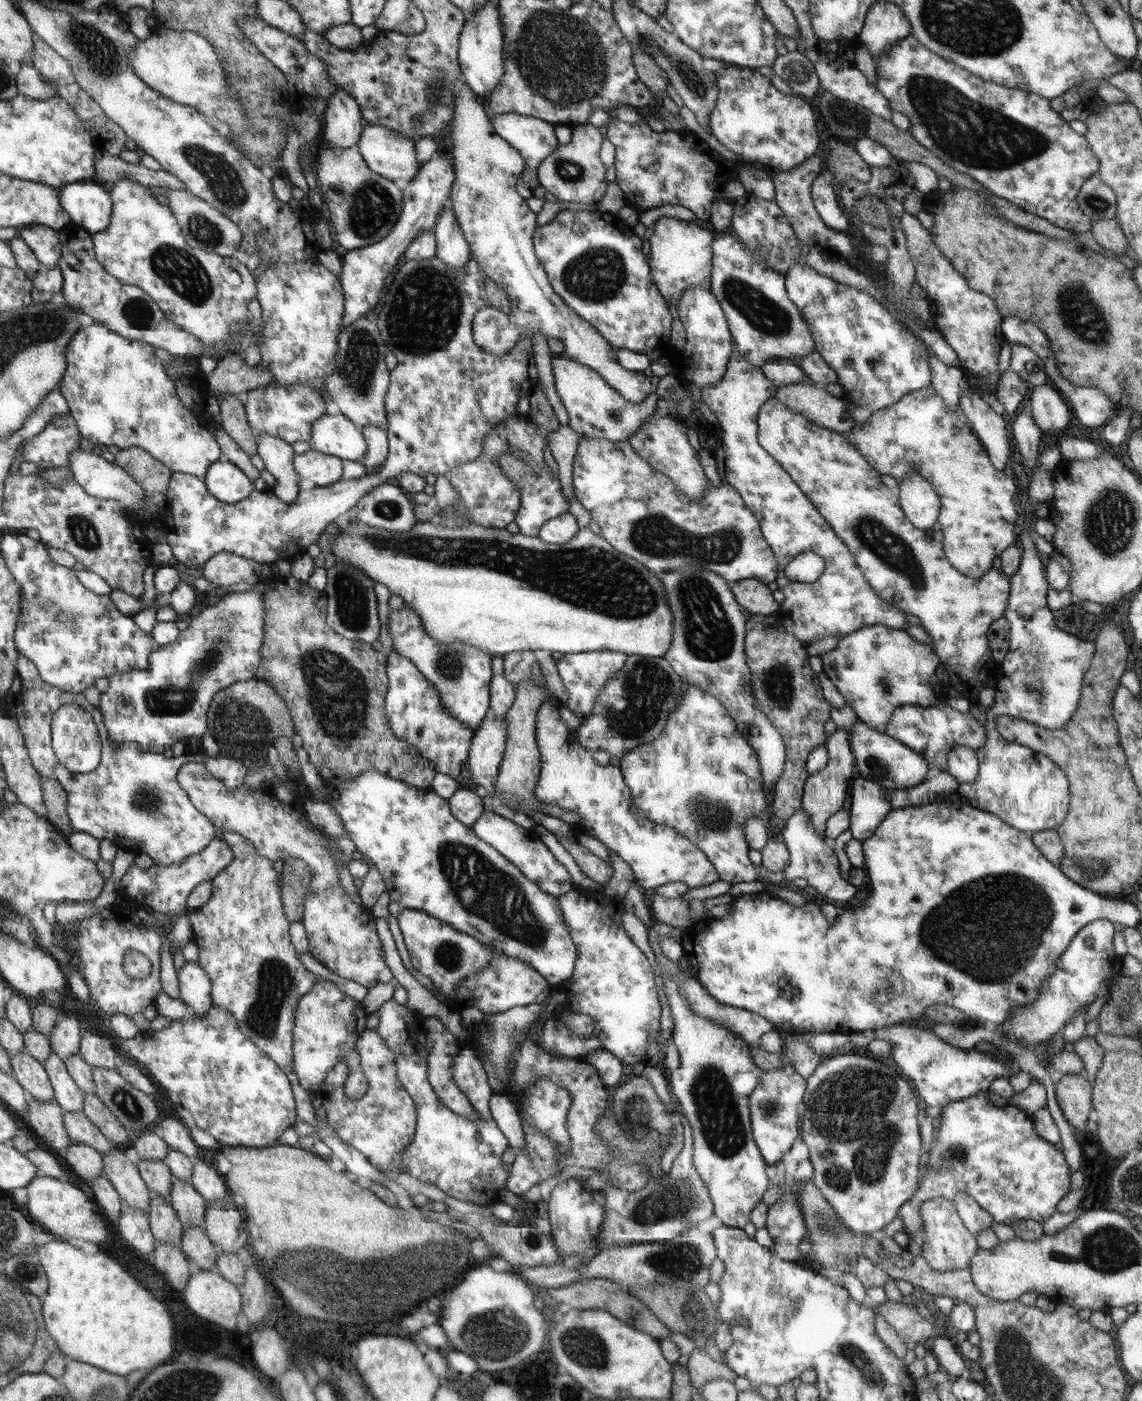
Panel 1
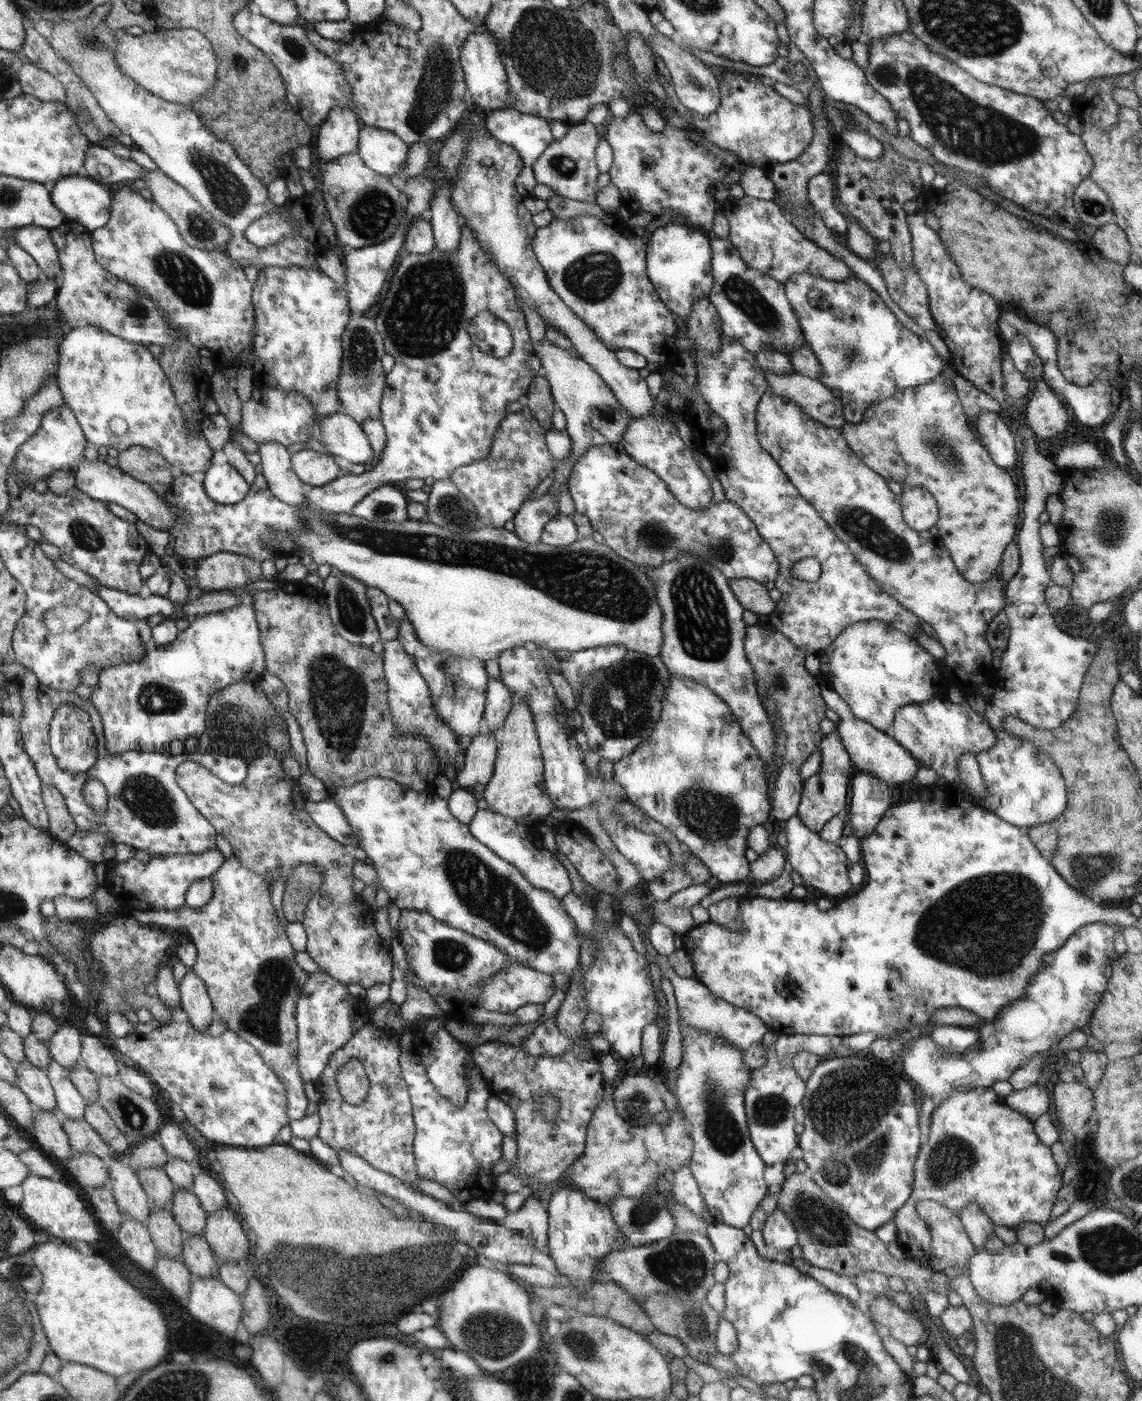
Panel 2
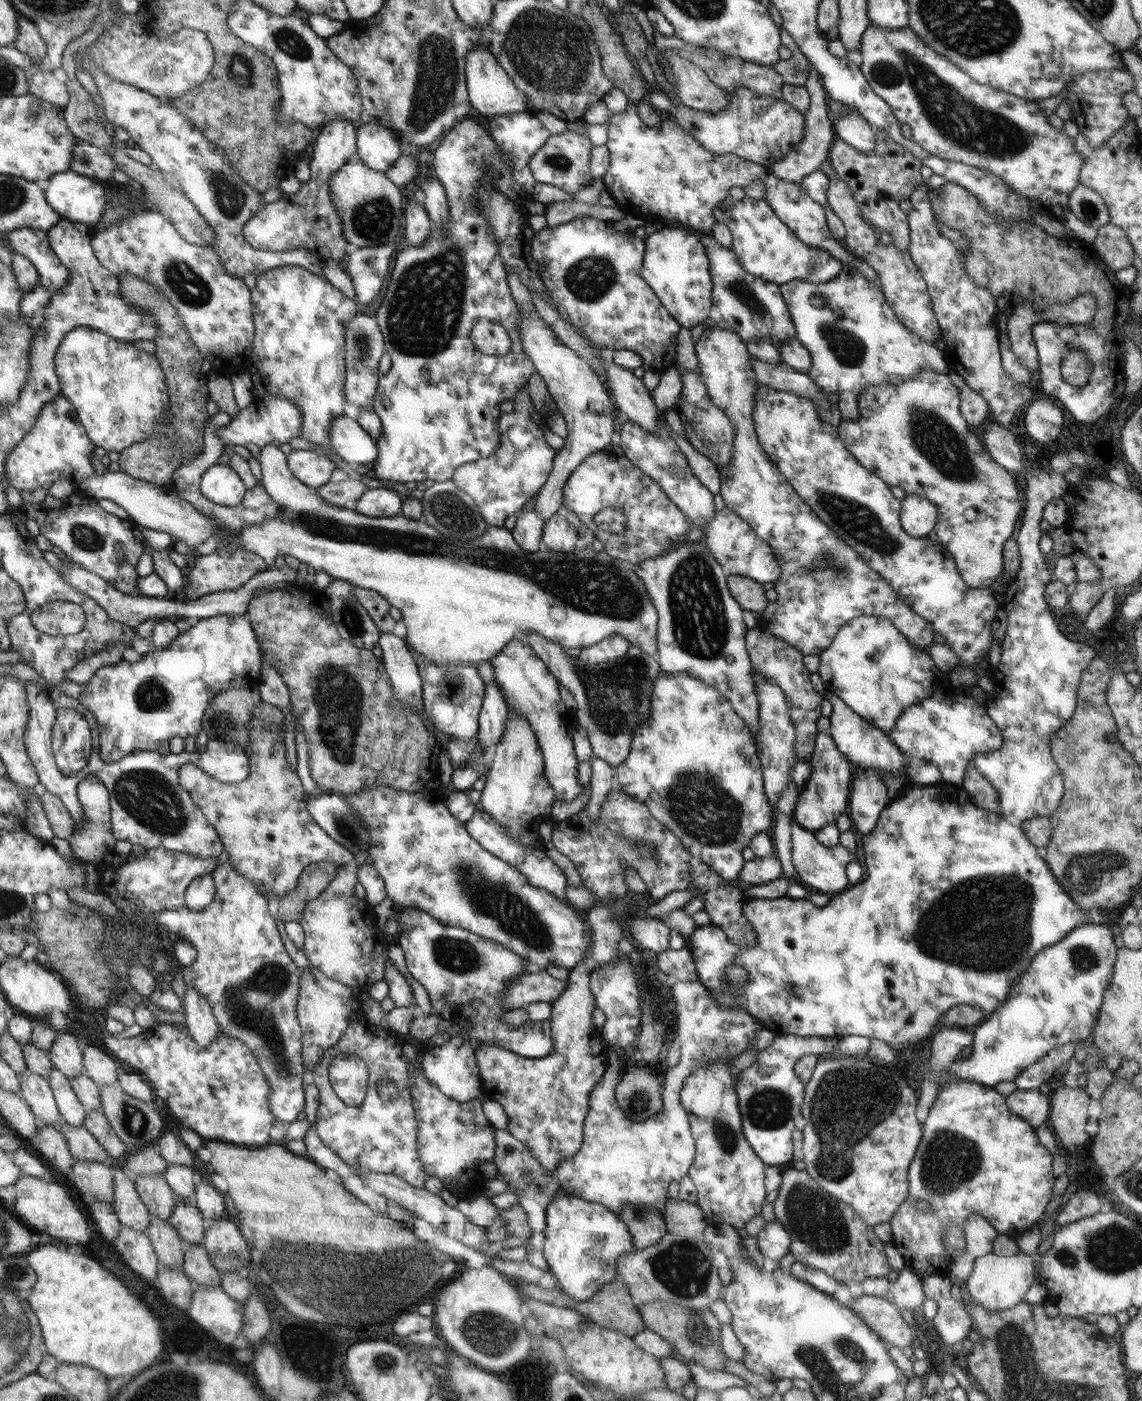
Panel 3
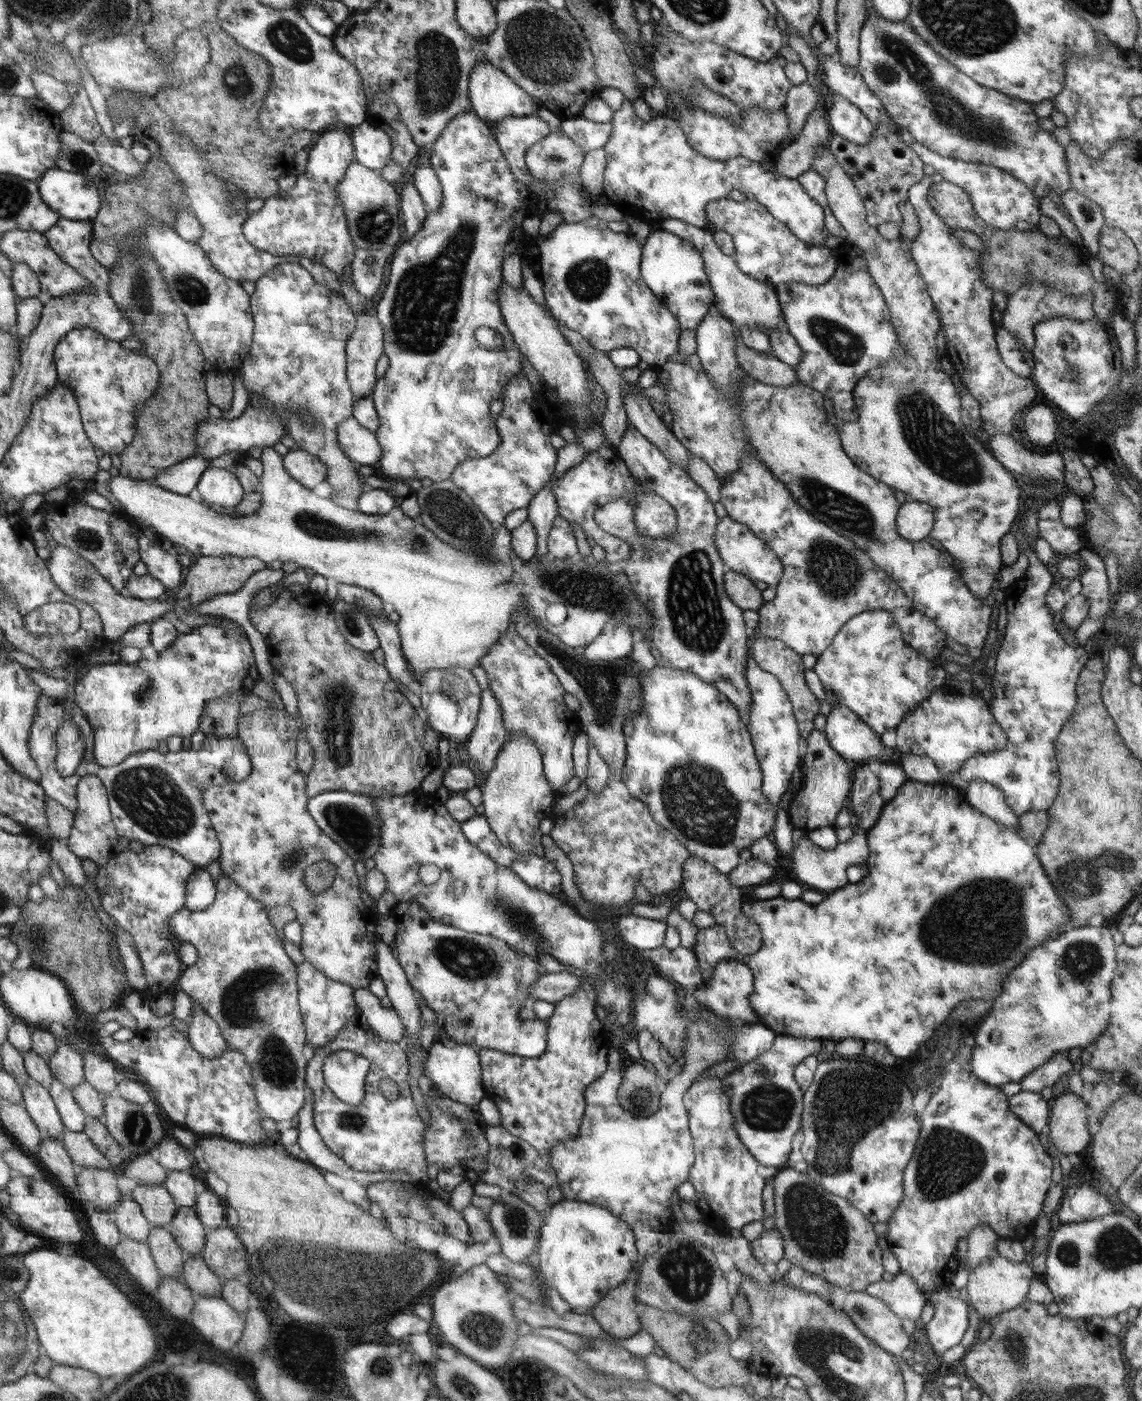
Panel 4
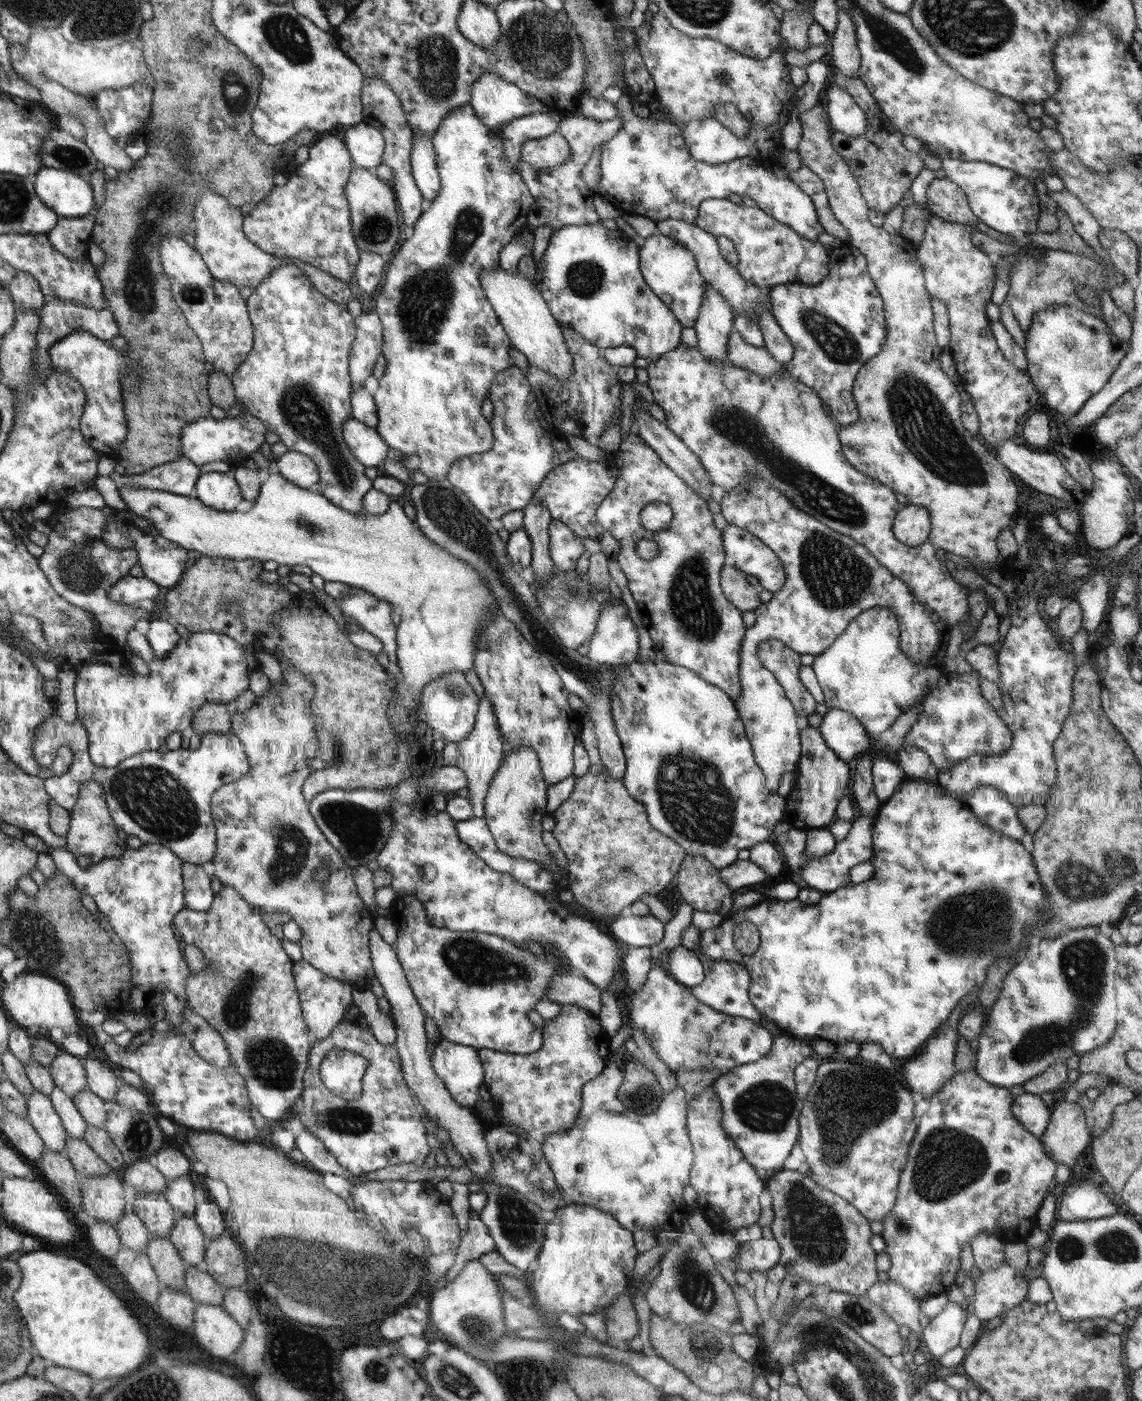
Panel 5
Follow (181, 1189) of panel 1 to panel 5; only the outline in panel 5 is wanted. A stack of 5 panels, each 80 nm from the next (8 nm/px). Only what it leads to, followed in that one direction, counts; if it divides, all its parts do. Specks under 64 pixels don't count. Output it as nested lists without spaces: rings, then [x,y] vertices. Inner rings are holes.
[[[180,1218],[168,1239],[188,1266],[203,1266],[208,1238],[198,1227],[194,1218]]]

